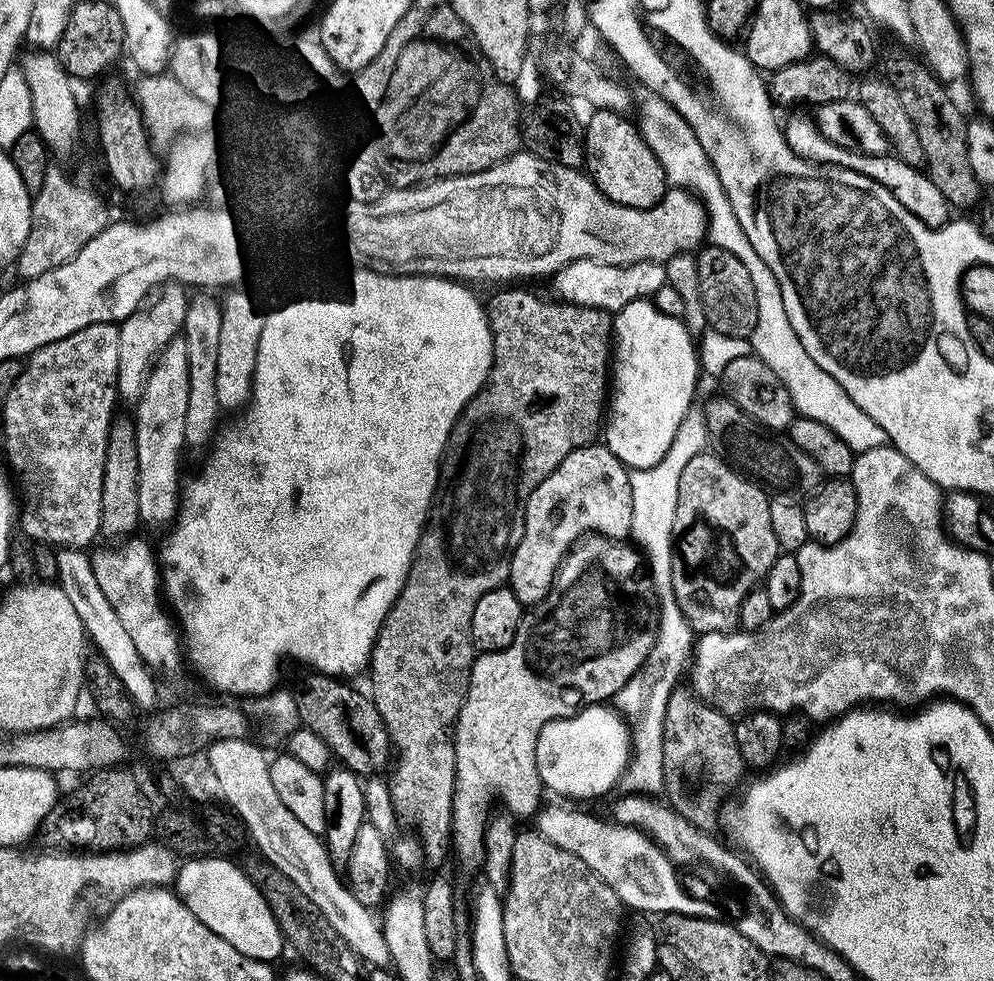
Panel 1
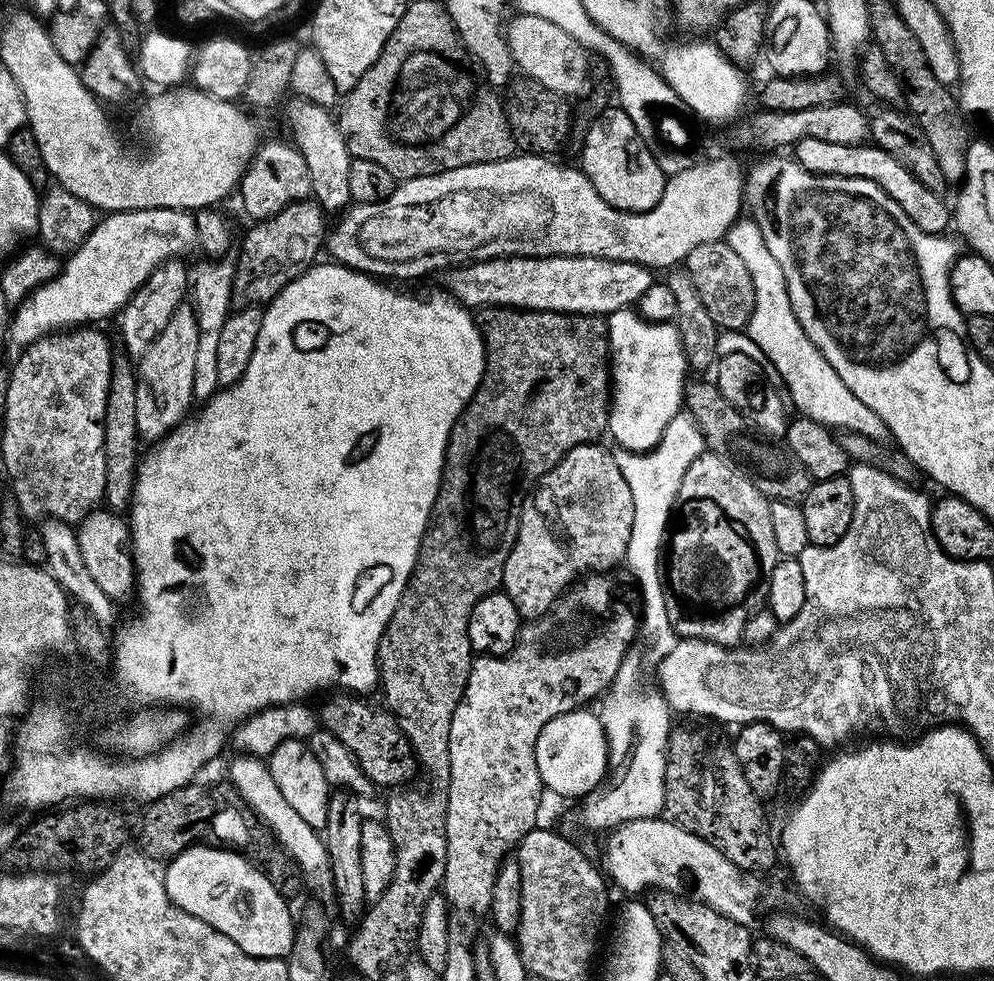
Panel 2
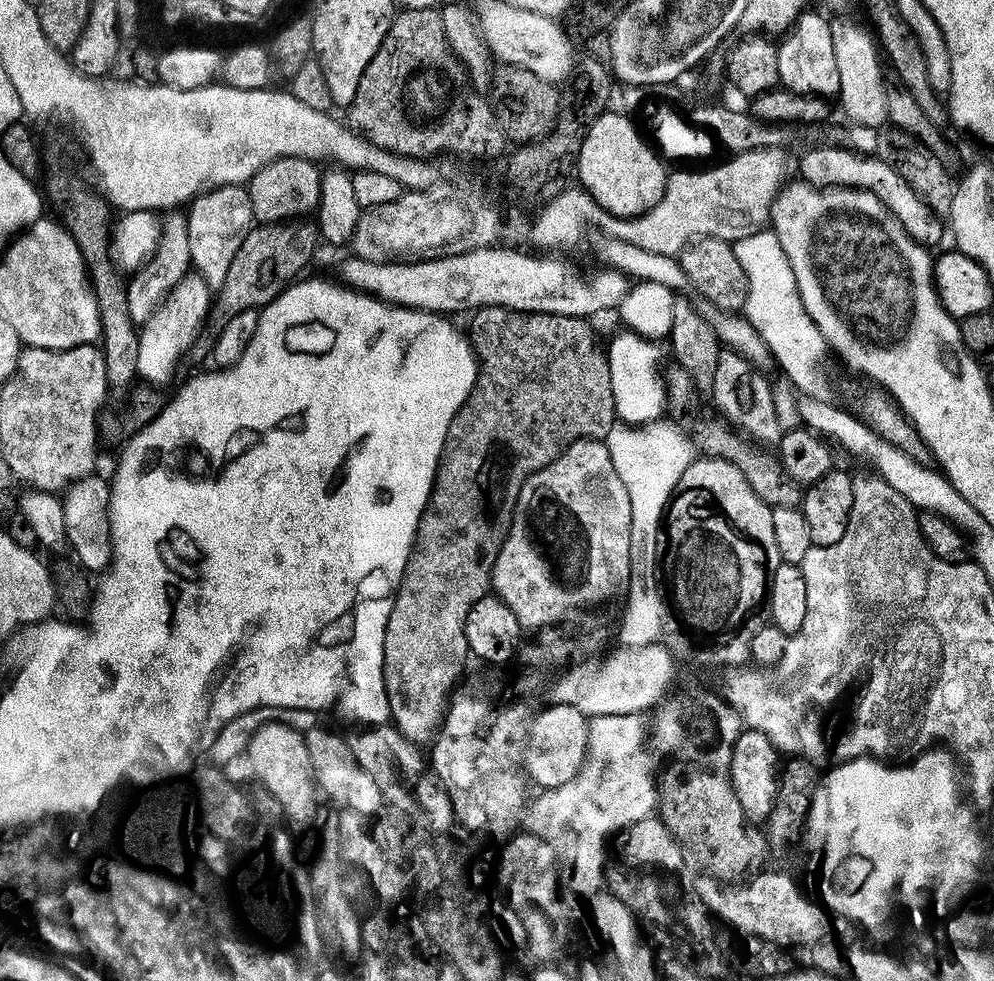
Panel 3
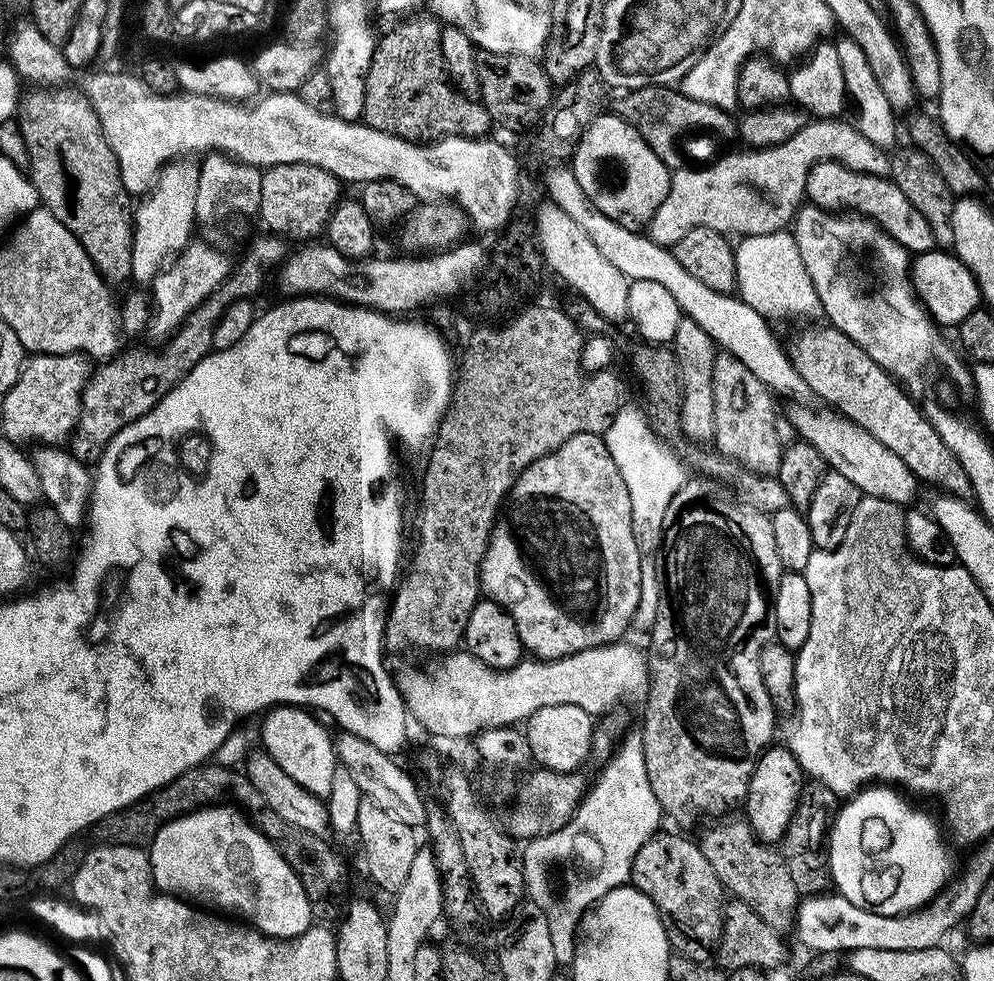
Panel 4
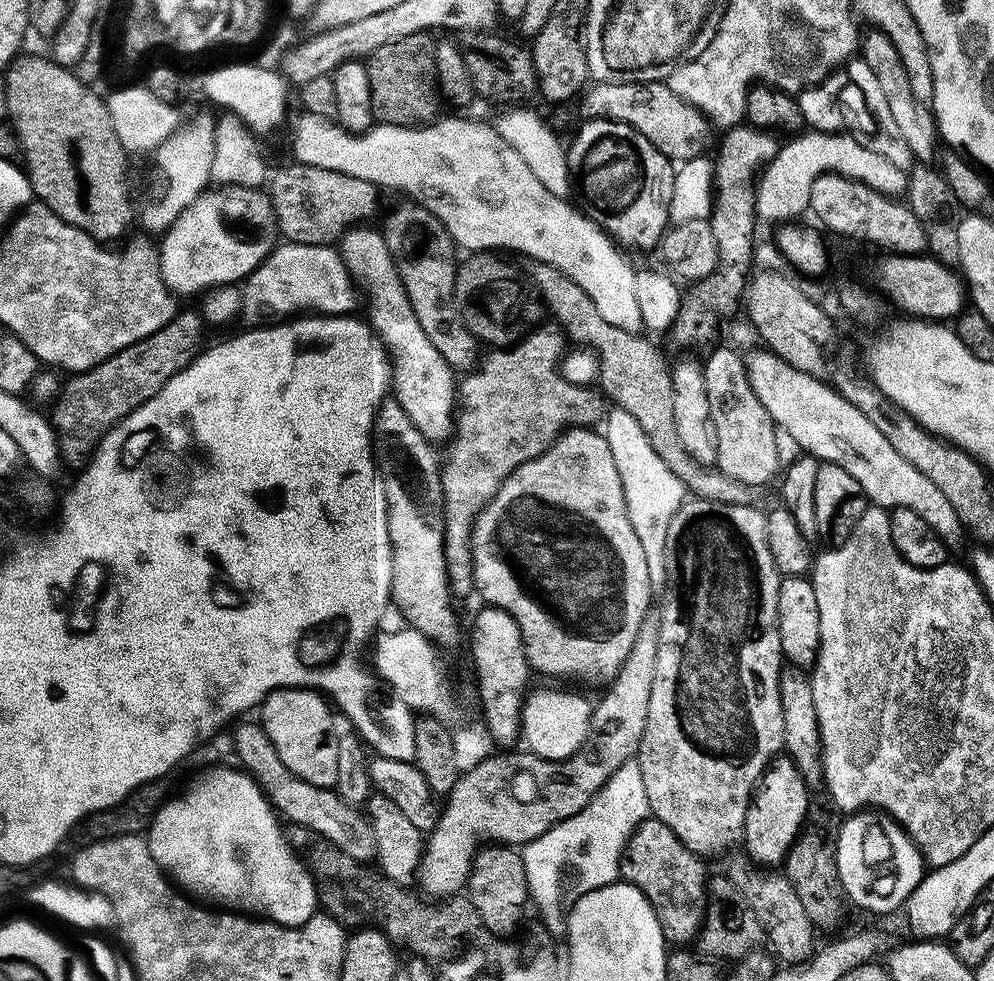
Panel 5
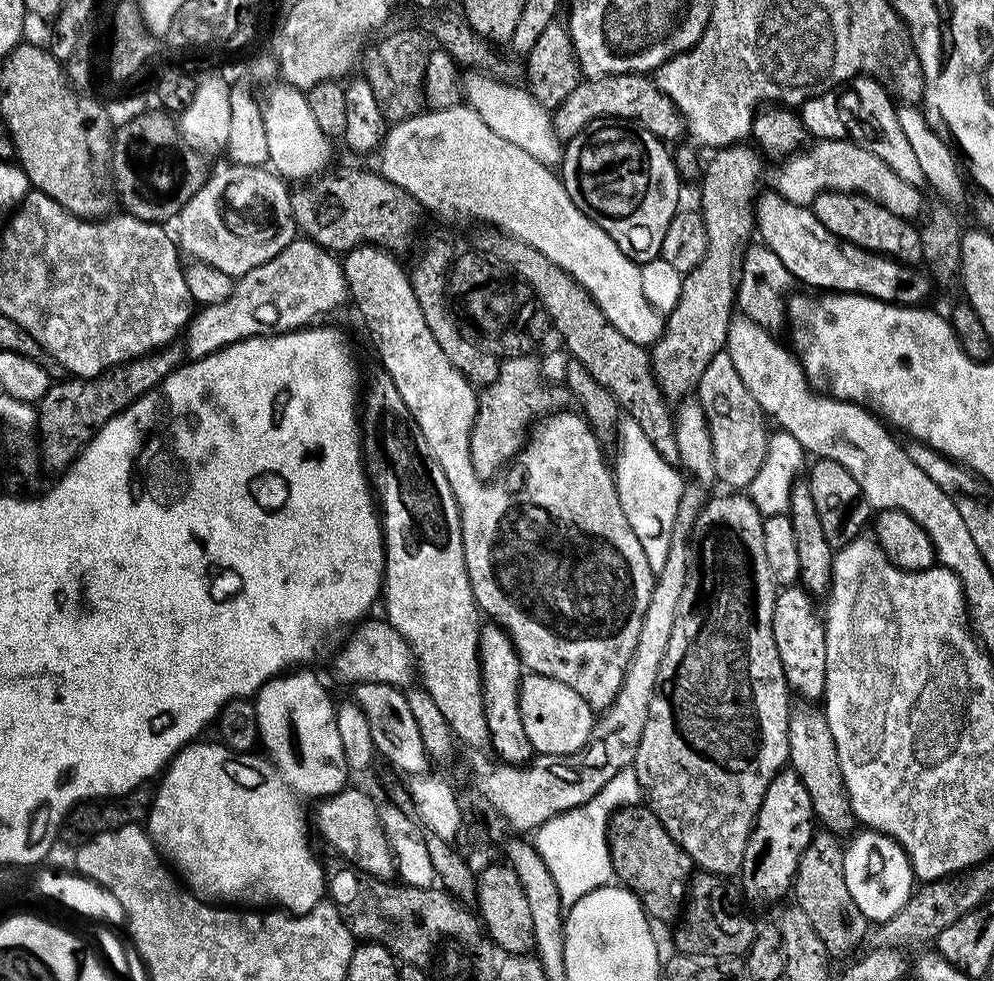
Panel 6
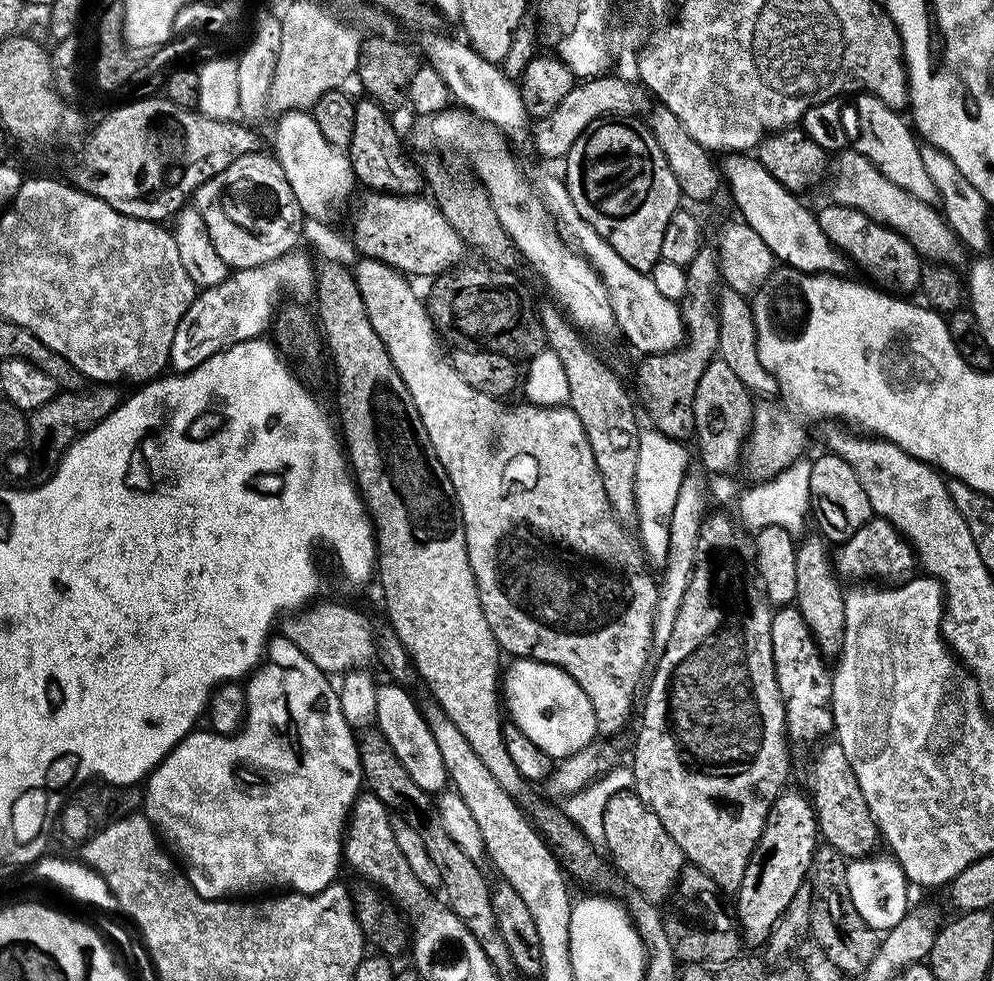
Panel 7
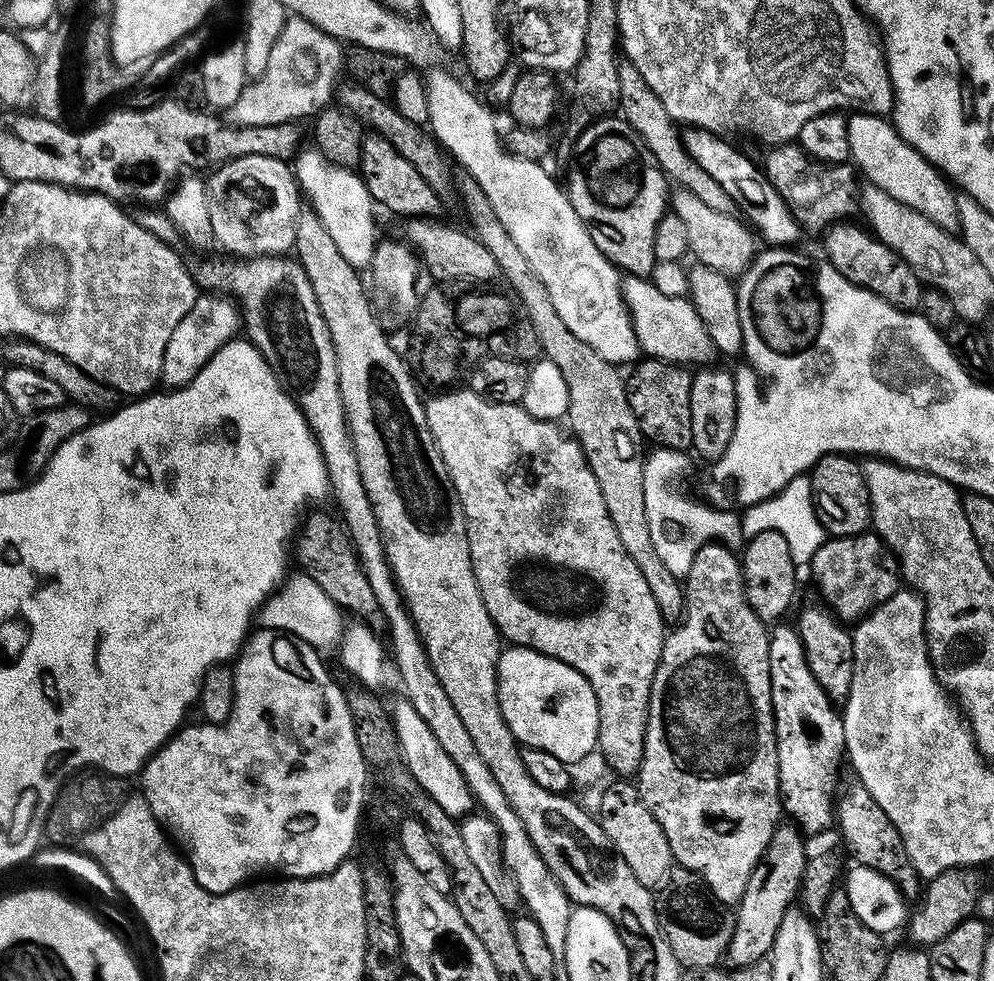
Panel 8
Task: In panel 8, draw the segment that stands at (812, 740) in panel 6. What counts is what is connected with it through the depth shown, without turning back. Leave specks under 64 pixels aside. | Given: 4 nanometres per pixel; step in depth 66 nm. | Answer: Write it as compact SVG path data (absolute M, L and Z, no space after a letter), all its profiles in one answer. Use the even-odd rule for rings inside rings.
M857 780L850 782L842 796L839 795L834 802L834 822L837 830L840 830L845 848L857 865L876 868L884 876L895 881L905 897L911 898L915 893L917 895L922 882L901 845L901 835L864 784Z

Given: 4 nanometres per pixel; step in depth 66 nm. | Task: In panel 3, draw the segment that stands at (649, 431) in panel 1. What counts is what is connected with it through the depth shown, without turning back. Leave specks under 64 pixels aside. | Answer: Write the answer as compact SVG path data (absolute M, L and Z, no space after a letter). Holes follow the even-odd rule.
M627 330L620 332L606 346L616 415L630 426L653 423L663 415L667 405L662 367L660 368L661 345L635 332Z

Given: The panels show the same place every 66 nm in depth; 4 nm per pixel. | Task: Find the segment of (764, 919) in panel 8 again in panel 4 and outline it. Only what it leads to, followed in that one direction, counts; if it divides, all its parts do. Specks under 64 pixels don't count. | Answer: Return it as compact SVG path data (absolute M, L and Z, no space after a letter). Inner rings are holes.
M774 744L765 749L752 770L747 794L742 802L745 819L761 841L771 844L781 841L797 807L803 783L803 768L785 745Z

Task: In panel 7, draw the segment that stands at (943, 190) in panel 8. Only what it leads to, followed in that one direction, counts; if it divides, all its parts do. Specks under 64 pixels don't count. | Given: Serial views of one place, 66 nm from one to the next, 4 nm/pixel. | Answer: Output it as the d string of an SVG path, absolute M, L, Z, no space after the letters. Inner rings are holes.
M861 91L855 100L856 120L860 123L860 137L857 138L856 144L854 140L855 151L870 158L870 162L874 162L874 166L878 166L878 170L882 170L886 178L890 178L890 182L910 190L914 198L922 198L922 202L927 204L936 204L940 192L934 186L934 181L922 162L922 144L917 133L910 127L909 121L905 117L904 121L900 117L903 115L897 109L886 106L886 102L882 102L882 98L878 98L872 92Z

